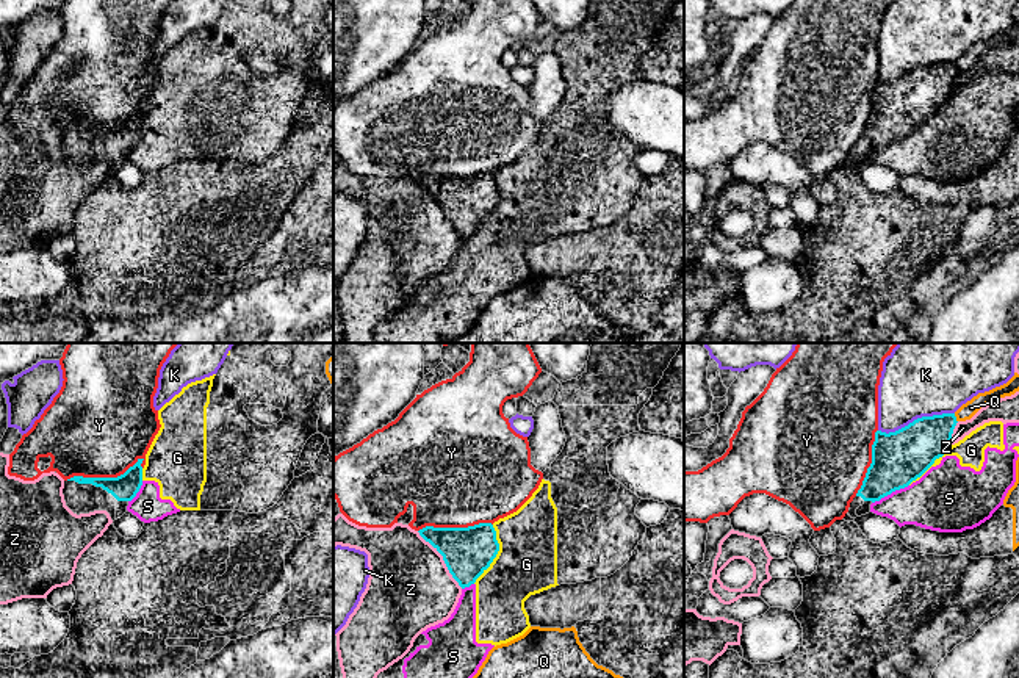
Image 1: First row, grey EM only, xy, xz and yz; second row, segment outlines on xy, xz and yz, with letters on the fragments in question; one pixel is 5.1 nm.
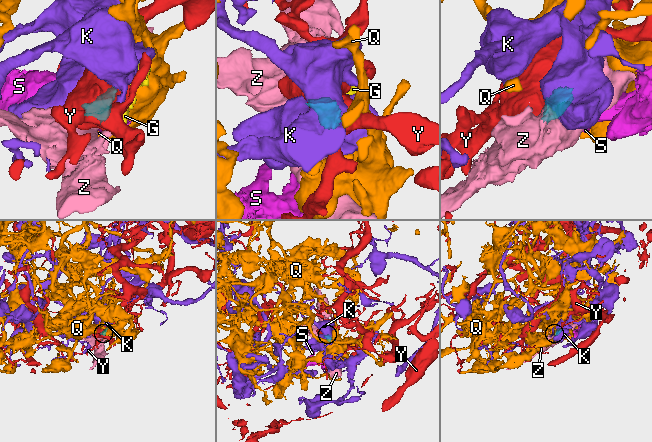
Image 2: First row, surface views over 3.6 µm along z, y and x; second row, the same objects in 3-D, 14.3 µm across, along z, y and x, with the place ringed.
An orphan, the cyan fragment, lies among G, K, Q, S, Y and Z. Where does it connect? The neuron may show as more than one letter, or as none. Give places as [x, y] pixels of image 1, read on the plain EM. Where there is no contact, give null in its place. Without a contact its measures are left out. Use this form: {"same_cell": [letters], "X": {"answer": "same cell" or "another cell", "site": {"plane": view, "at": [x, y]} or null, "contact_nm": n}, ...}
{"same_cell": [], "G": {"answer": "another cell", "site": {"plane": "xz", "at": [496, 202]}, "contact_nm": 320}, "K": {"answer": "another cell", "site": {"plane": "yz", "at": [918, 68]}, "contact_nm": 400}, "Q": {"answer": "another cell", "site": {"plane": "yz", "at": [955, 68]}, "contact_nm": 50}, "S": {"answer": "another cell", "site": {"plane": "yz", "at": [889, 143]}, "contact_nm": 220}, "Y": {"answer": "another cell", "site": {"plane": "xy", "at": [105, 127]}, "contact_nm": 420}, "Z": {"answer": "another cell", "site": {"plane": "xz", "at": [443, 209]}, "contact_nm": 380}}

